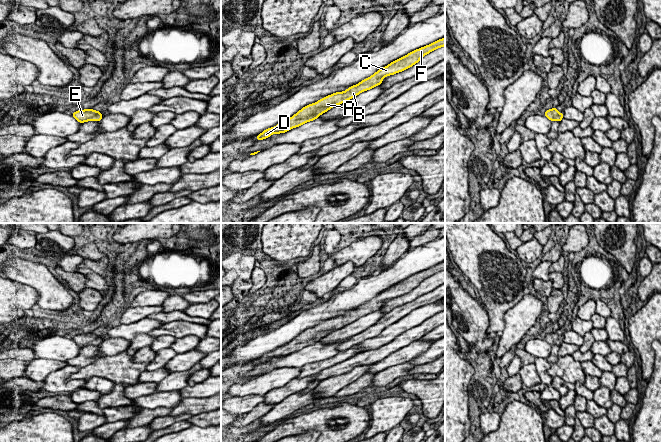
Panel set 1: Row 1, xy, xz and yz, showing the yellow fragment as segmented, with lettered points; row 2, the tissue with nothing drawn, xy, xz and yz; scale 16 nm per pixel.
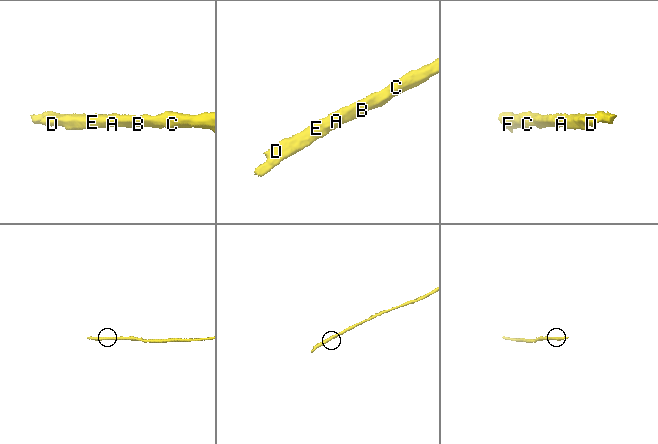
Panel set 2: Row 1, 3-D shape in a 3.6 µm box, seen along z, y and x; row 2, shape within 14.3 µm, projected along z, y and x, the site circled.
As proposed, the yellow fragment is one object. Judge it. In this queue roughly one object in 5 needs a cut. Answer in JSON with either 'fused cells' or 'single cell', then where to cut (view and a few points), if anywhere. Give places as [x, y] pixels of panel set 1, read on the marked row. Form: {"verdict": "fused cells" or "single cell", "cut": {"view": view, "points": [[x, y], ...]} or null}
{"verdict": "single cell", "cut": null}

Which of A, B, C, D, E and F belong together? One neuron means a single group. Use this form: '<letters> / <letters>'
A B C D E F

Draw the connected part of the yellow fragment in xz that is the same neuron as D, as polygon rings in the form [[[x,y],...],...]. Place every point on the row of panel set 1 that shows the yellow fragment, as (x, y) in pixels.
[[[445,37],[427,46],[410,52],[409,54],[393,61],[389,65],[379,69],[372,76],[364,79],[357,85],[353,85],[343,92],[331,94],[313,104],[305,106],[291,118],[277,124],[275,127],[266,129],[261,134],[257,135],[257,140],[266,139],[272,134],[287,132],[292,128],[299,127],[309,121],[315,120],[329,109],[356,97],[358,94],[366,90],[378,86],[382,83],[384,77],[410,68],[414,64],[418,63],[423,56],[443,46],[445,46]]]

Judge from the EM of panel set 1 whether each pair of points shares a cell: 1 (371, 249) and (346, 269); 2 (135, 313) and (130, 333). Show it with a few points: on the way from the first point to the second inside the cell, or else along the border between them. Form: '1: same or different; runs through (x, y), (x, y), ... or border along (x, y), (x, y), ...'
1: different; border along (336, 266), (348, 261), (355, 266)
2: different; border along (147, 316), (132, 323), (121, 324)

